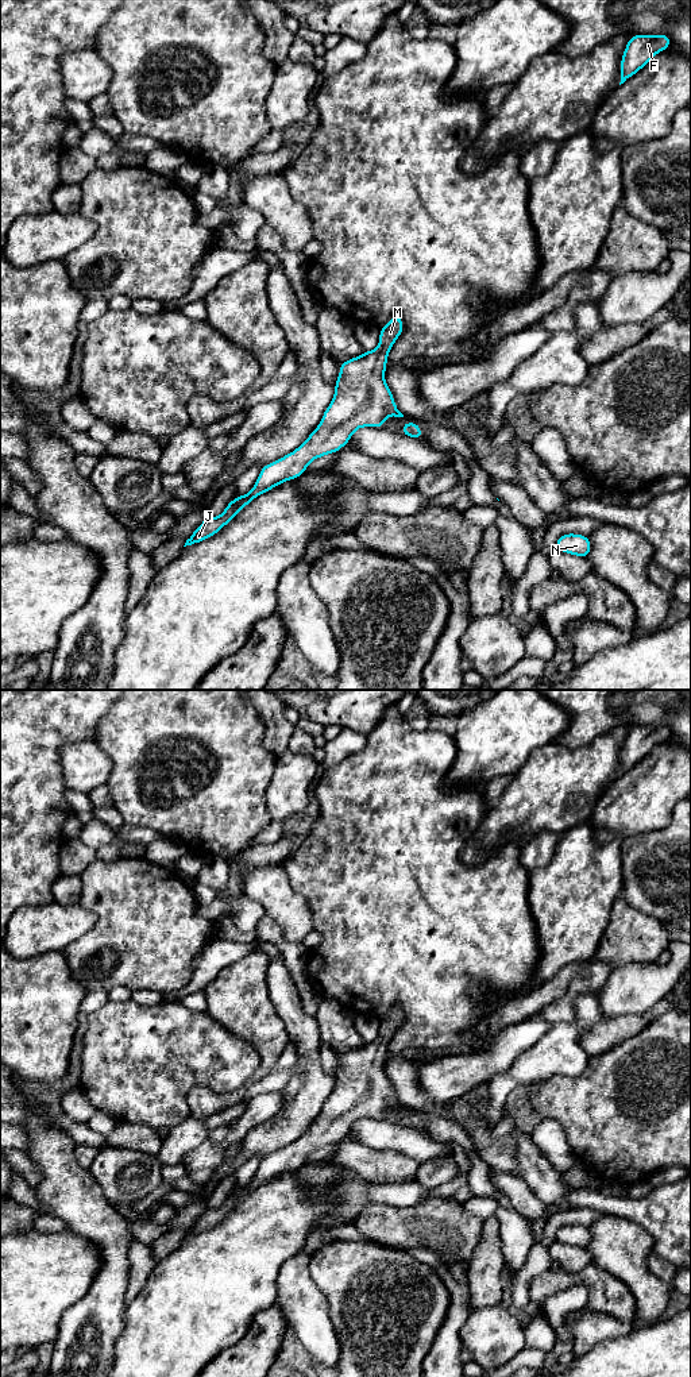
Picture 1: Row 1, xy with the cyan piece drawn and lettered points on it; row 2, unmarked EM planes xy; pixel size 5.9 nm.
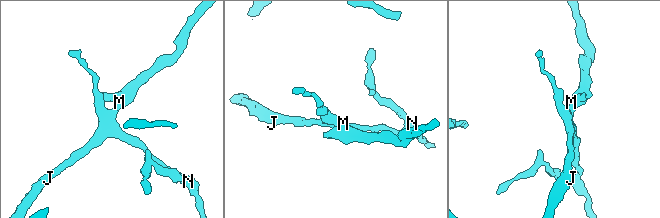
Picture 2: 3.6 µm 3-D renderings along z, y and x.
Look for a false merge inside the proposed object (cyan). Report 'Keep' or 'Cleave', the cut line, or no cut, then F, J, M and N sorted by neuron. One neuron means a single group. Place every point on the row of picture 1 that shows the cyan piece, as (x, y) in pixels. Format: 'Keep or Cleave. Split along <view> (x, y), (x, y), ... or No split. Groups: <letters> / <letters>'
Keep. No split. Groups: F J M N

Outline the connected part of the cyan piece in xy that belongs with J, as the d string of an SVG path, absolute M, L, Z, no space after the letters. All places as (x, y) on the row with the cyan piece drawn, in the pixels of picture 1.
M395 315L379 331L377 350L364 351L363 355L340 364L333 400L309 437L293 452L263 466L251 491L228 502L219 517L206 517L184 547L209 539L254 498L279 486L283 481L298 478L312 460L337 452L348 444L358 428L381 428L389 416L404 417L385 382L387 354L404 331L404 321L399 315Z

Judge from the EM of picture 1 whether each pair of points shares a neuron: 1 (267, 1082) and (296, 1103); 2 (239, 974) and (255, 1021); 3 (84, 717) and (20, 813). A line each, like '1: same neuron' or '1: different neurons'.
1: different neurons
2: same neuron
3: same neuron

